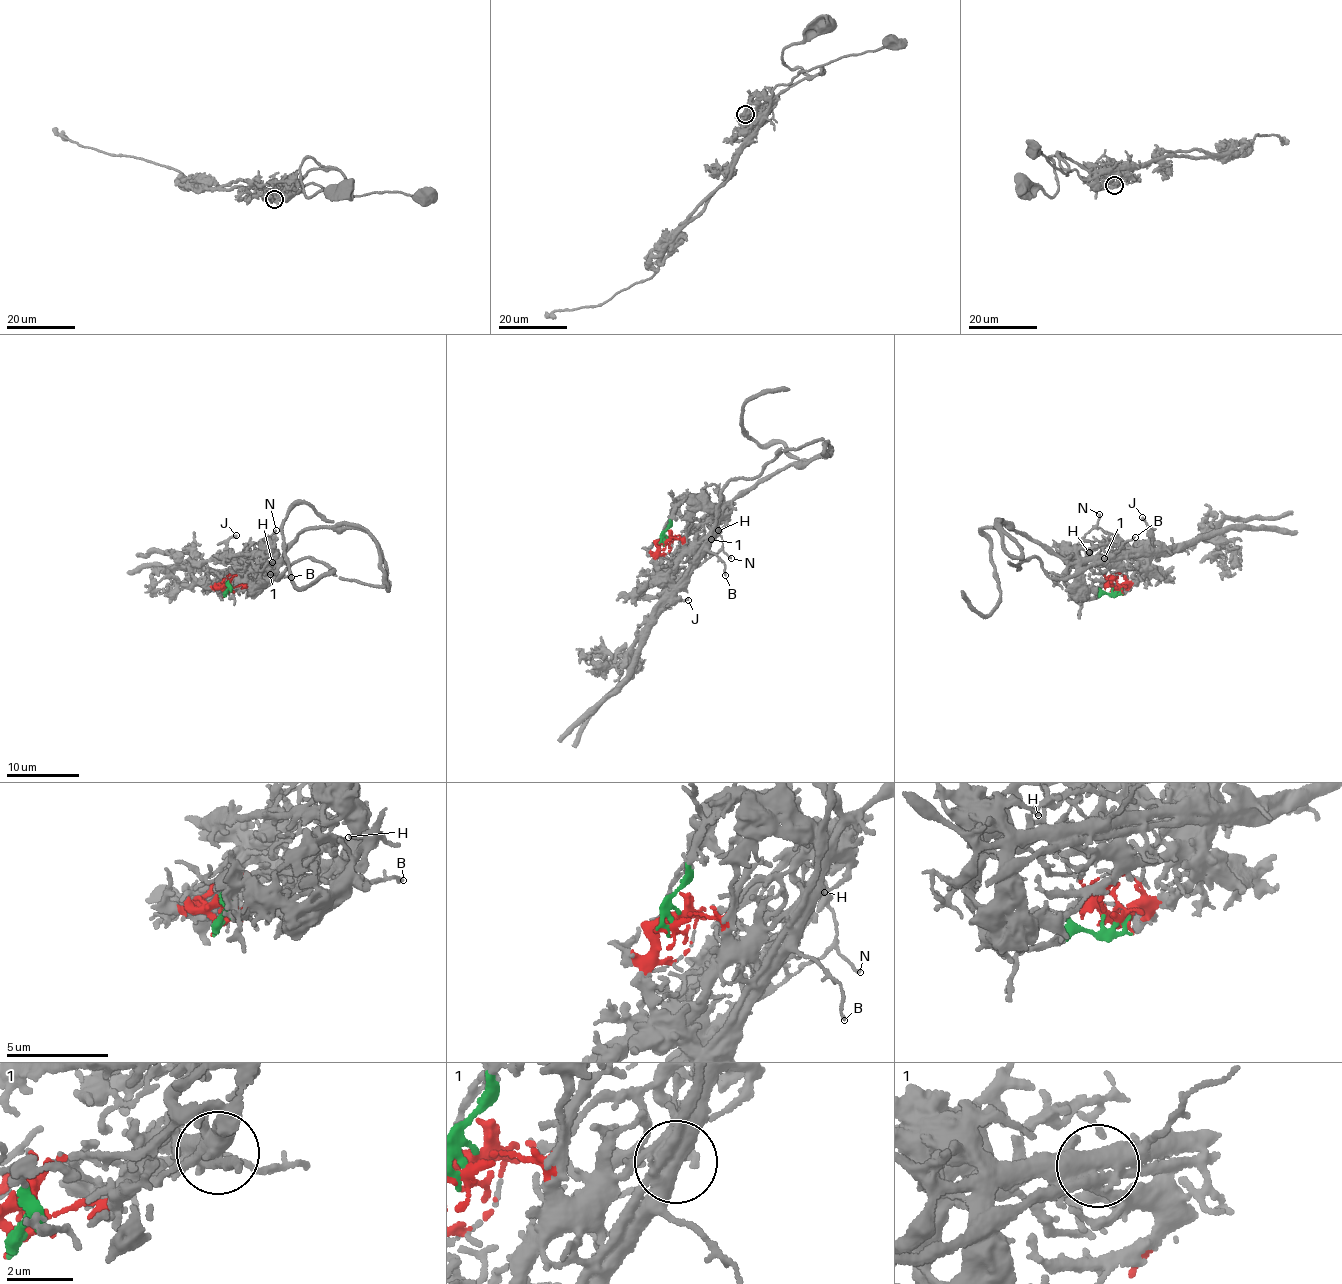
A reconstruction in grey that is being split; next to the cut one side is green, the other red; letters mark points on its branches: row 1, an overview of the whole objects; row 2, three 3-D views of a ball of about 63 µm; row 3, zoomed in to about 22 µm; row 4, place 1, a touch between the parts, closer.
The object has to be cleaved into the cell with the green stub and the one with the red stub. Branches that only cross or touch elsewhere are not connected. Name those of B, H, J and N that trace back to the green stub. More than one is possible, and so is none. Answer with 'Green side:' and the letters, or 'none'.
Green side: B, H, N

